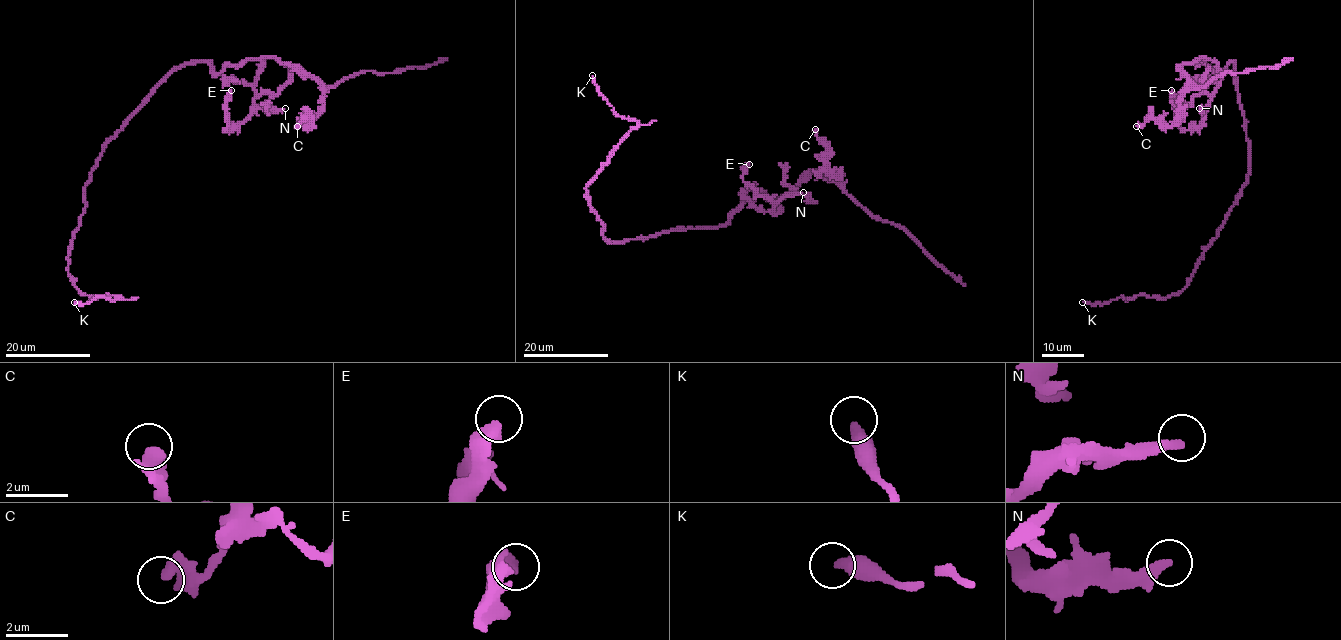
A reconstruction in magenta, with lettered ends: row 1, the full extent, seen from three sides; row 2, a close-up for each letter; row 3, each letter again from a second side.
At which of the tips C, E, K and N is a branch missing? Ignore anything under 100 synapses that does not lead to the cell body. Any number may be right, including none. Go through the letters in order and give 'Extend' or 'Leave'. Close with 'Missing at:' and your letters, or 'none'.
C: Leave
E: Leave
K: Leave
N: Leave
Missing at: none

